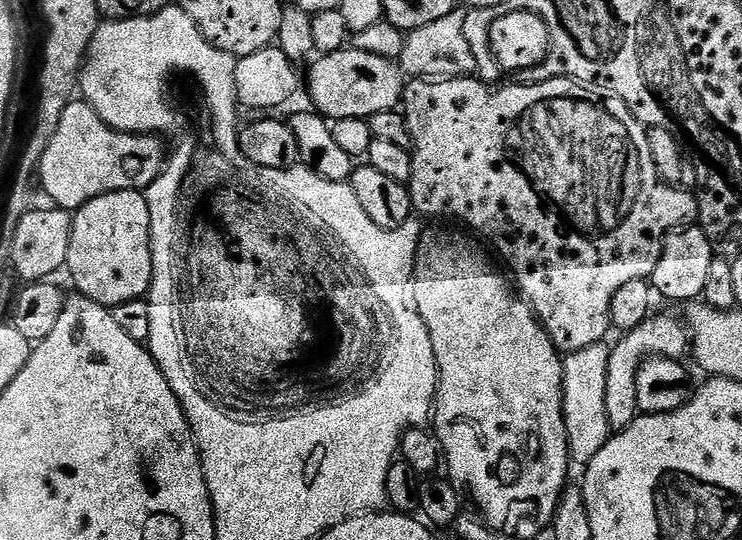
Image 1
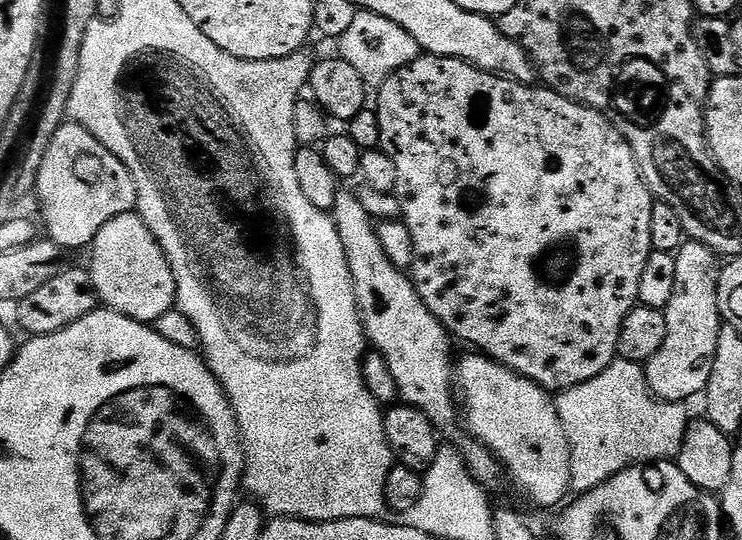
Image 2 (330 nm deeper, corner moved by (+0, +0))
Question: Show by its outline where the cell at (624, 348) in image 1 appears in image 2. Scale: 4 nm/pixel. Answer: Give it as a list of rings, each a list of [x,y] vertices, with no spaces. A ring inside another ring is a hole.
[[[688,240],[675,253],[674,294],[670,302],[662,309],[666,318],[666,340],[648,363],[643,365],[644,376],[648,379],[648,388],[660,400],[688,402],[691,396],[699,397],[710,382],[710,370],[714,370],[714,354],[718,354],[718,334],[722,327],[722,317],[718,306],[718,282],[720,281],[721,261],[716,253],[711,252],[696,240]]]

